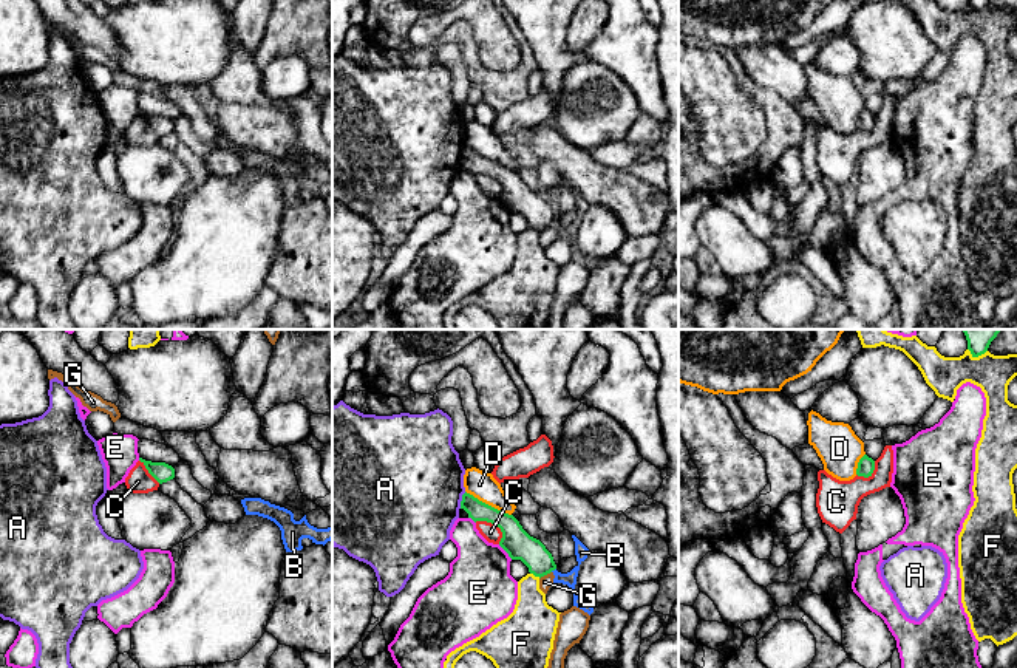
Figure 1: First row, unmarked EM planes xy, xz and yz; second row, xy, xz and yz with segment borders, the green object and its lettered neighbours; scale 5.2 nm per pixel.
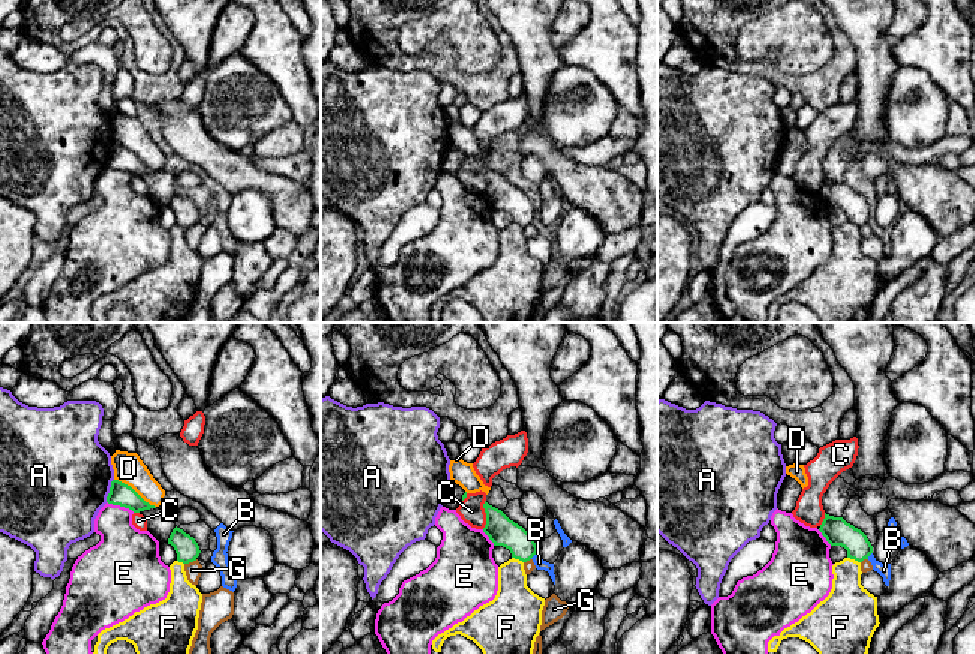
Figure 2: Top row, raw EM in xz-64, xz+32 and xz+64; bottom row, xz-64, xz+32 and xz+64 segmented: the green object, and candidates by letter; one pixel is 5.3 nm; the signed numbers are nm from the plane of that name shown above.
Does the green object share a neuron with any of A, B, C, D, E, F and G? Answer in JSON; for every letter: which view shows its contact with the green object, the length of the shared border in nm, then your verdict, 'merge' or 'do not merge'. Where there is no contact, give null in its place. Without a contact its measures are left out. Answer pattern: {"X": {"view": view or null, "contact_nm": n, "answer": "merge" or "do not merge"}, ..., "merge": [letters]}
{"A": {"view": "xz", "contact_nm": 90, "answer": "do not merge"}, "B": {"view": "xz", "contact_nm": 40, "answer": "do not merge"}, "C": {"view": "xz", "contact_nm": 180, "answer": "do not merge"}, "D": {"view": "xz", "contact_nm": 280, "answer": "do not merge"}, "E": {"view": "xz", "contact_nm": 110, "answer": "do not merge"}, "F": {"view": "xz", "contact_nm": 60, "answer": "do not merge"}, "G": {"view": "xz", "contact_nm": 80, "answer": "do not merge"}, "merge": []}

